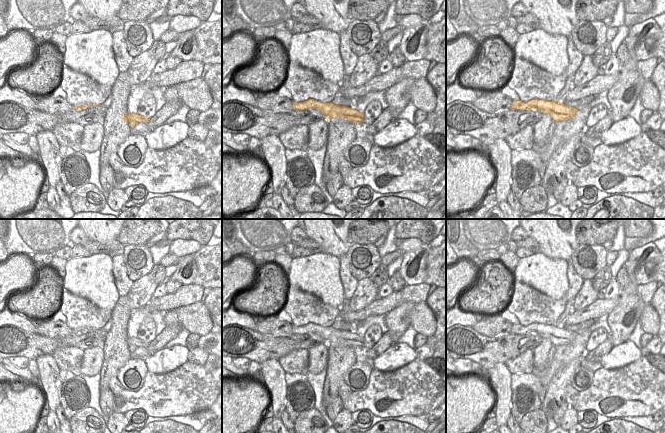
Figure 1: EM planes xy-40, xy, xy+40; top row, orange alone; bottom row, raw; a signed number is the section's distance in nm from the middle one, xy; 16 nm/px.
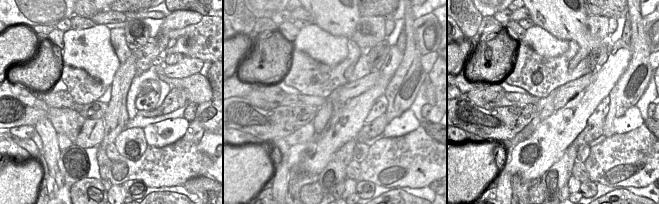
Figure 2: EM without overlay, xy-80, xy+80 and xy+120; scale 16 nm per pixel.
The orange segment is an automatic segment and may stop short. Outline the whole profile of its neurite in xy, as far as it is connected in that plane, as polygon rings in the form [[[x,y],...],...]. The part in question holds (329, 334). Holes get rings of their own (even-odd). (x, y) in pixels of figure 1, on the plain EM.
[[[308,323],[303,326],[292,326],[293,334],[315,333],[323,338],[327,344],[330,343],[346,343],[347,346],[352,346],[355,351],[358,347],[363,347],[364,337],[360,337],[355,333],[346,330],[335,329],[332,326],[322,327],[314,323]]]

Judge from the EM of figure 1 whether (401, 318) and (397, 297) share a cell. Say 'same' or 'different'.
different

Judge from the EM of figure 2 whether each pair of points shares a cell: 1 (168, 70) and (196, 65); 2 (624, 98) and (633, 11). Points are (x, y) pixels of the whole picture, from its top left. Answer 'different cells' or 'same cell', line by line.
1: same cell
2: same cell

